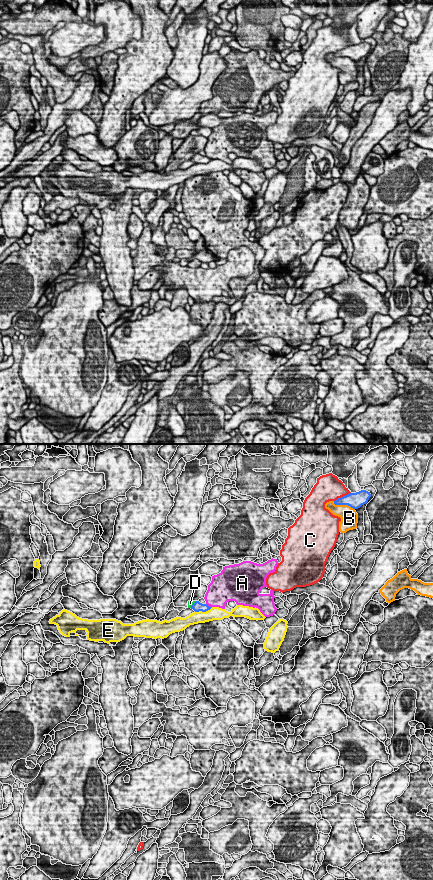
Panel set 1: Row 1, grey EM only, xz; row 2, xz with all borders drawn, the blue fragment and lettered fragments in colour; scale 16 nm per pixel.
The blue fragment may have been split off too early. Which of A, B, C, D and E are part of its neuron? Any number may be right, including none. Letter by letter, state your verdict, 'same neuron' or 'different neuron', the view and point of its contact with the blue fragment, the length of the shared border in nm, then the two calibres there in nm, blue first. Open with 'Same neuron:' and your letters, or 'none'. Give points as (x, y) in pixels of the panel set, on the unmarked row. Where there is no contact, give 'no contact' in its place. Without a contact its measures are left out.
Same neuron: none
A: different neuron | xz (209, 158) | 120 nm | 160/380 nm
B: different neuron | xz (343, 56) | 380 nm | 260/280 nm
C: different neuron | xz (343, 48) | 300 nm | 260/400 nm
D: different neuron | xz (193, 156) | 150 nm | 160/90 nm
E: different neuron | xz (203, 163) | 280 nm | 160/220 nm

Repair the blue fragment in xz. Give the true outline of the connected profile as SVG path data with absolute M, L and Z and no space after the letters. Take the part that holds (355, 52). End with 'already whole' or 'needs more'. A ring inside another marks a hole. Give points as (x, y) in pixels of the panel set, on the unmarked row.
M361 42L356 45L350 45L346 48L338 50L334 53L335 57L348 57L353 61L358 61L362 57L366 56L371 49L370 44L366 42Z | already whole

